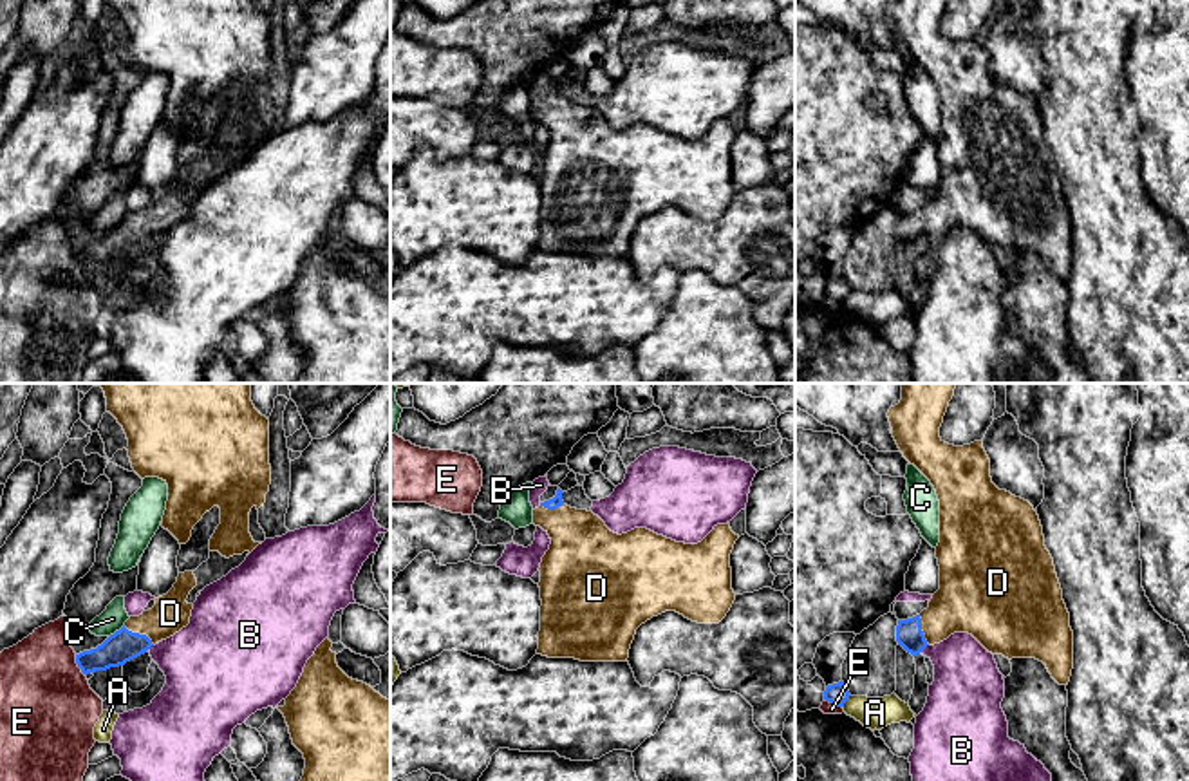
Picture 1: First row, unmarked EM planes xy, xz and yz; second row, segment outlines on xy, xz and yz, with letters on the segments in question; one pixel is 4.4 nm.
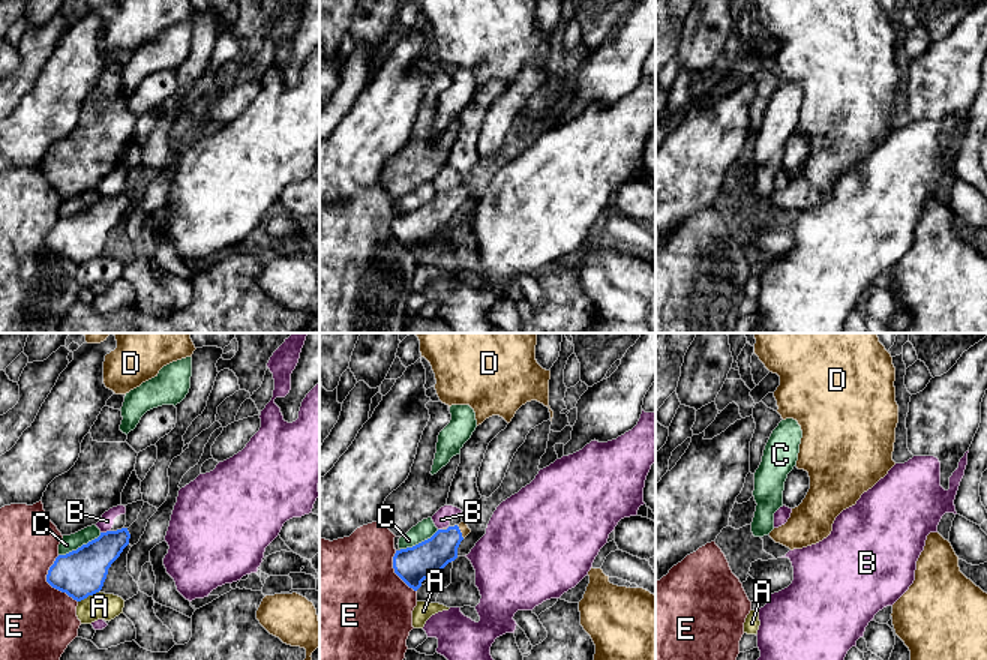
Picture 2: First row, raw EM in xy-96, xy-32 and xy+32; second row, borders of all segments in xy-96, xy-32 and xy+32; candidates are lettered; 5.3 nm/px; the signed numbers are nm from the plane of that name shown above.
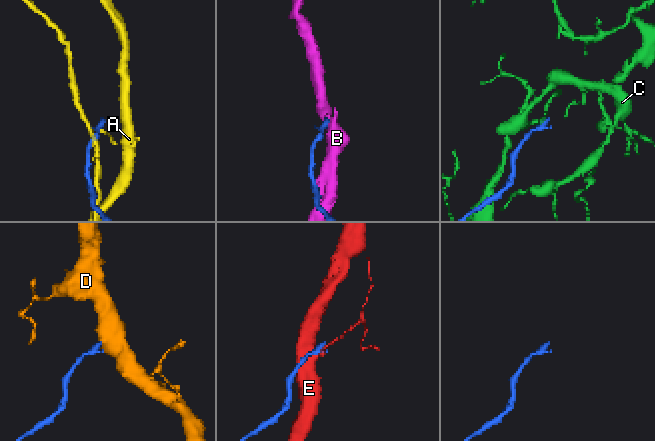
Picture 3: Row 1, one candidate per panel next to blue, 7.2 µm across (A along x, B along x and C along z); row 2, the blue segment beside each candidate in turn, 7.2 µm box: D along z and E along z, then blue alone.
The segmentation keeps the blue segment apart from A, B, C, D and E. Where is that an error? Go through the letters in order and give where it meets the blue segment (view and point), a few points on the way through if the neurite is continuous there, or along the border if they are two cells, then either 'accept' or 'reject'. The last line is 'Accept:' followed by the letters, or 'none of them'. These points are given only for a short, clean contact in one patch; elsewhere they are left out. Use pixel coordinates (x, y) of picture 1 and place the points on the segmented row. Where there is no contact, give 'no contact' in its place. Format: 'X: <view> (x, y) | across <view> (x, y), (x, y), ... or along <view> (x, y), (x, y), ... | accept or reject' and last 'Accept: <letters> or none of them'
A: yz (846, 700) | reject
B: yz (924, 648) | along yz (927, 644), (920, 651) | reject
C: xy (116, 631) | along xy (123, 624), (109, 637) | reject
D: xy (138, 633) | across xy (123, 646), (138, 633), (161, 622), (170, 613) | accept
E: xy (78, 666) | reject
Accept: D

